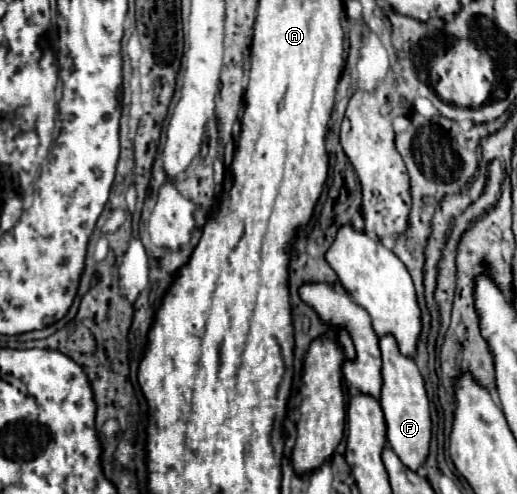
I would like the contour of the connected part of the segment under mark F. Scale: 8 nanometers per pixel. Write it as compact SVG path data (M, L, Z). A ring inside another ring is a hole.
M381 336L379 348L383 356L383 386L381 386L381 398L379 404L385 414L387 424L387 442L395 450L395 454L401 458L405 466L411 470L417 470L427 454L429 454L429 442L431 442L431 418L429 418L429 400L425 392L423 378L413 362L413 358L403 356L395 344L393 336Z

